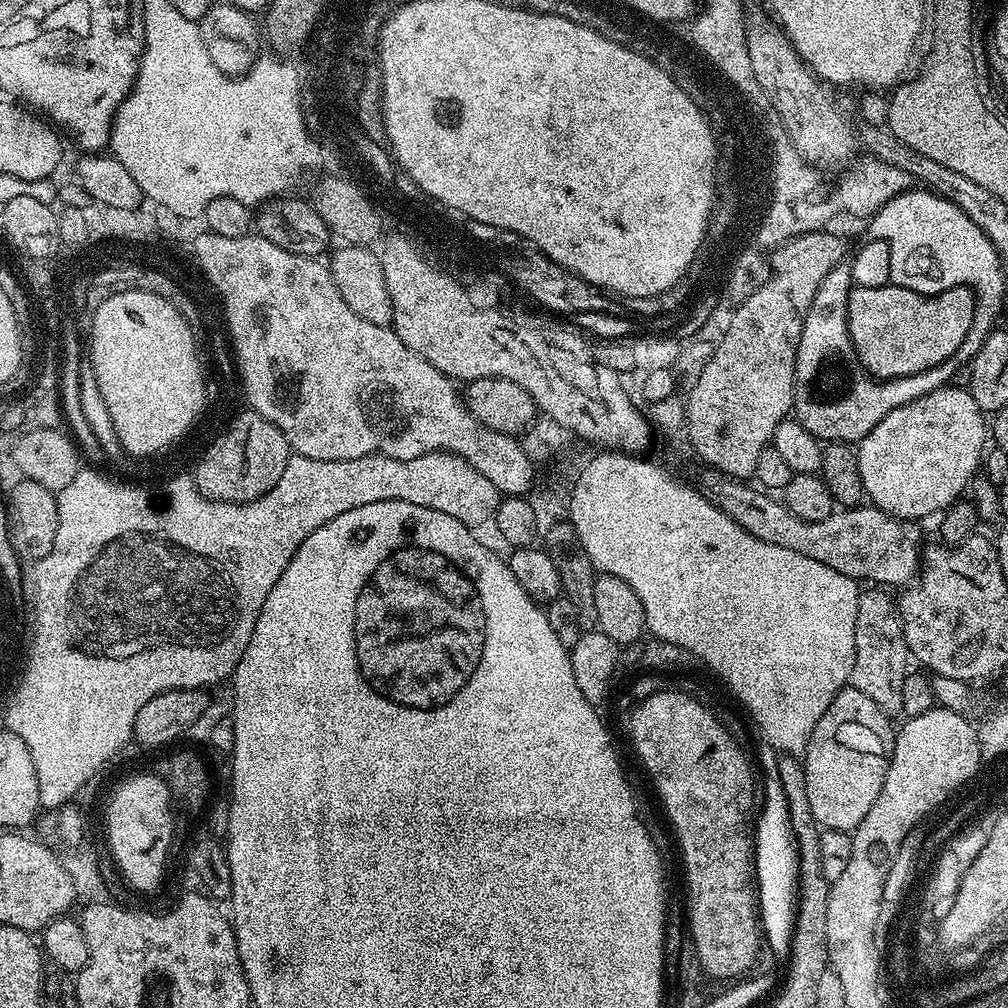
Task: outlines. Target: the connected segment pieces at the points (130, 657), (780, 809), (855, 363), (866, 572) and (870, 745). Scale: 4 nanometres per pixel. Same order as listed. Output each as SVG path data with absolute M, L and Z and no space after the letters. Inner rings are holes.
M427 452L418 458L395 460L389 456L375 455L349 460L319 460L305 456L289 455L286 470L282 470L282 478L276 485L258 499L245 504L227 504L217 500L207 500L198 489L191 475L173 476L161 490L160 496L147 492L144 488L135 488L135 483L121 482L119 479L107 480L99 476L99 471L91 467L81 467L80 473L56 497L58 502L58 534L54 538L54 550L46 554L46 558L35 561L30 574L40 578L40 668L38 682L24 692L22 698L15 699L11 707L12 728L24 736L32 736L32 752L40 752L40 769L38 770L38 790L48 788L47 801L64 800L64 795L81 789L91 781L92 774L99 770L115 752L123 750L132 740L134 718L138 718L138 710L163 692L179 688L199 688L208 690L211 684L220 684L229 679L236 671L238 662L246 650L246 642L250 642L250 634L254 634L254 622L258 622L258 614L262 614L262 602L274 590L274 582L282 578L282 570L294 558L298 546L318 530L318 526L326 526L330 518L338 518L338 514L346 514L346 510L354 510L358 506L370 506L370 502L386 502L401 500L414 502L414 506L430 506L430 510L442 510L442 514L450 514L450 518L458 518L458 522L469 526L477 526L483 520L491 521L496 514L496 506L502 497L495 486L487 478L482 478L470 462L452 452Z
M761 741L758 760L764 770L764 804L754 824L754 879L757 884L757 909L761 922L761 933L771 952L780 960L787 959L792 944L793 922L795 920L796 897L799 876L797 840L790 822L789 804L783 793L778 773L779 753L768 741Z
M916 186L907 192L898 194L890 202L886 202L886 206L879 208L877 212L867 221L869 237L883 237L887 238L888 244L893 248L892 250L892 275L896 278L904 278L900 276L907 276L907 281L910 281L917 289L920 290L933 290L933 291L944 291L947 288L953 288L956 284L966 284L971 288L972 293L976 296L976 309L974 310L974 320L970 326L970 334L966 334L966 342L962 342L962 346L958 346L956 355L946 358L946 362L942 362L938 366L930 366L930 370L922 370L918 374L910 374L909 376L903 376L902 378L894 378L893 380L878 380L868 375L864 368L860 364L859 358L856 357L856 351L852 345L852 339L848 333L848 290L850 287L850 275L849 265L847 263L838 264L834 270L830 270L830 274L826 274L826 278L822 282L822 286L818 286L818 294L814 294L814 302L810 306L810 310L806 314L806 322L804 323L804 329L802 330L802 338L798 342L798 354L796 355L796 393L792 399L792 407L794 409L794 419L802 426L806 426L806 430L810 430L810 434L814 434L821 442L833 442L840 441L843 444L855 445L857 442L864 440L866 434L870 434L870 430L874 430L874 426L878 426L878 422L882 422L882 418L886 418L886 414L890 414L890 410L898 410L898 406L906 406L910 402L914 402L918 398L922 398L926 394L930 394L934 390L951 385L952 380L956 376L956 371L967 369L971 365L972 360L978 354L978 350L982 346L982 342L988 333L993 331L997 327L996 319L1000 316L1000 311L1004 308L1004 268L1005 265L1002 263L1002 259L999 253L996 252L994 245L991 244L990 240L954 204L954 202L948 201L944 197L940 197L938 193L931 190L925 190L923 187Z
M715 470L705 473L702 488L708 499L764 542L786 546L786 550L794 550L794 554L806 554L806 558L814 558L814 562L822 562L822 566L830 566L830 570L838 570L838 574L846 574L846 578L851 580L873 580L871 583L876 586L907 586L915 581L920 571L922 543L919 523L899 520L875 506L841 507L818 522L806 522L777 497L775 500L772 497L775 495L743 479L725 476Z
M845 686L830 702L826 714L818 718L814 734L810 734L808 749L802 754L802 767L806 778L806 798L810 801L810 814L814 814L821 829L842 830L853 833L856 827L870 814L878 794L882 794L882 782L886 782L886 770L890 770L892 745L894 743L894 724L888 713L879 708L861 690Z

